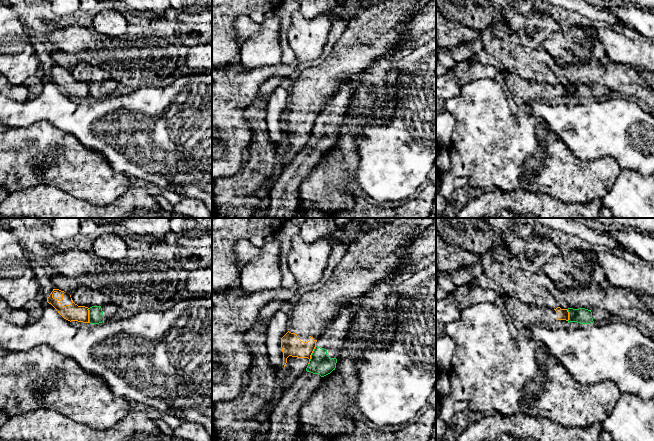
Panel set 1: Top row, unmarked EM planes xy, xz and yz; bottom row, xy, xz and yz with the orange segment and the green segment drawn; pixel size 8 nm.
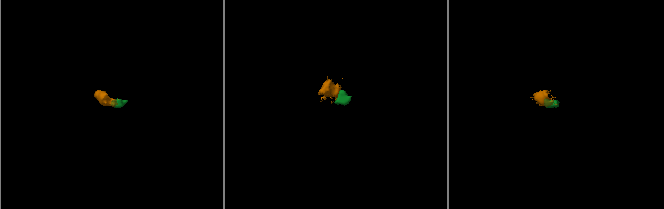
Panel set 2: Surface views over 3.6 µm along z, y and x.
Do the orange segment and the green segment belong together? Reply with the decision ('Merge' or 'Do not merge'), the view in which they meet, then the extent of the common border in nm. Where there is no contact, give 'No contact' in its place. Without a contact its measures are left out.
Do not merge. Touches orange in xz. Shared border 140 nm

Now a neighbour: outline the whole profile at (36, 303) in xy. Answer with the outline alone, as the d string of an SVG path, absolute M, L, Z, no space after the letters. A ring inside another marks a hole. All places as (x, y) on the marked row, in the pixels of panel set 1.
M41 297L35 298L31 300L30 302L28 302L25 305L25 309L29 317L38 319L42 314L43 303L44 301L41 299Z

